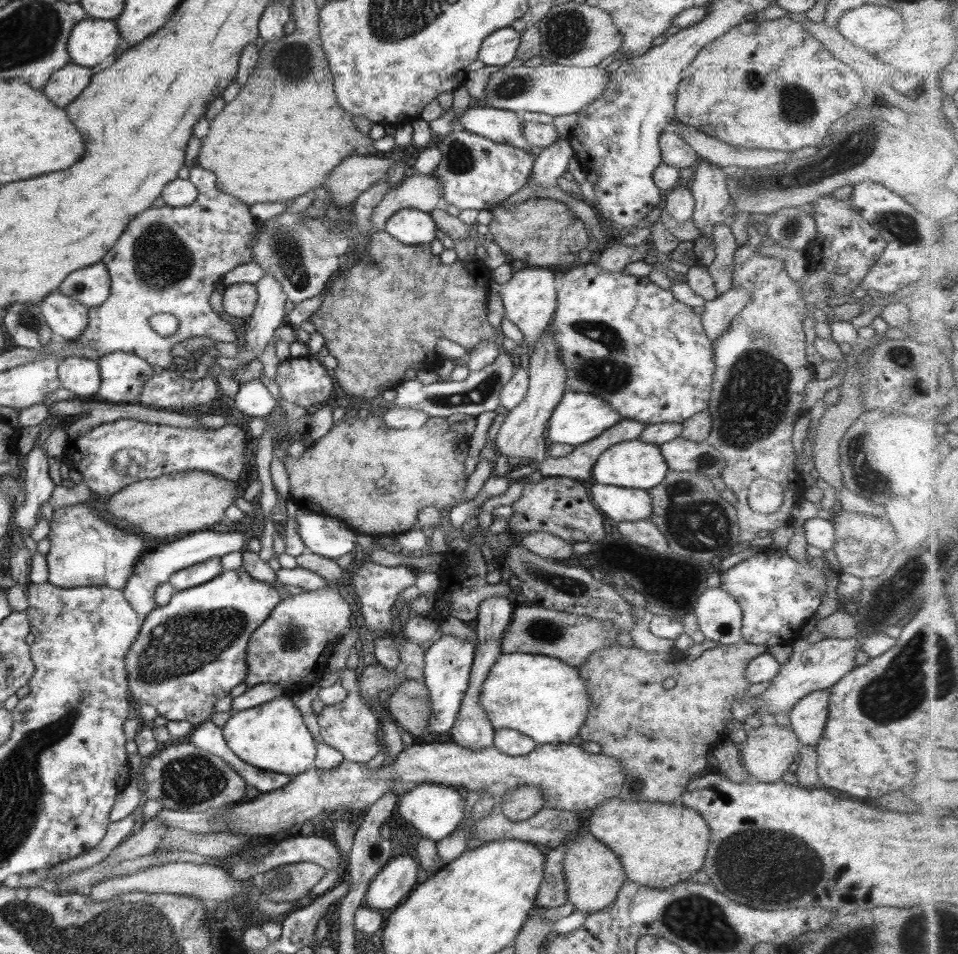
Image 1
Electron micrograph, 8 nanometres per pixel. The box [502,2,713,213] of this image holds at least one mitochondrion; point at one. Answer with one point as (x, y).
(565, 33)

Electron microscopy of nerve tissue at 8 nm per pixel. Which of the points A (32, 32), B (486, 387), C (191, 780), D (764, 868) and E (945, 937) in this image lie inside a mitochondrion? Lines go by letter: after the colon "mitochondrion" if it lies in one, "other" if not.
A: mitochondrion
B: mitochondrion
C: mitochondrion
D: mitochondrion
E: mitochondrion

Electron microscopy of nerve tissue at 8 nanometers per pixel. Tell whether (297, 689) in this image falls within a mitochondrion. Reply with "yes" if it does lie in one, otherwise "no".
no

